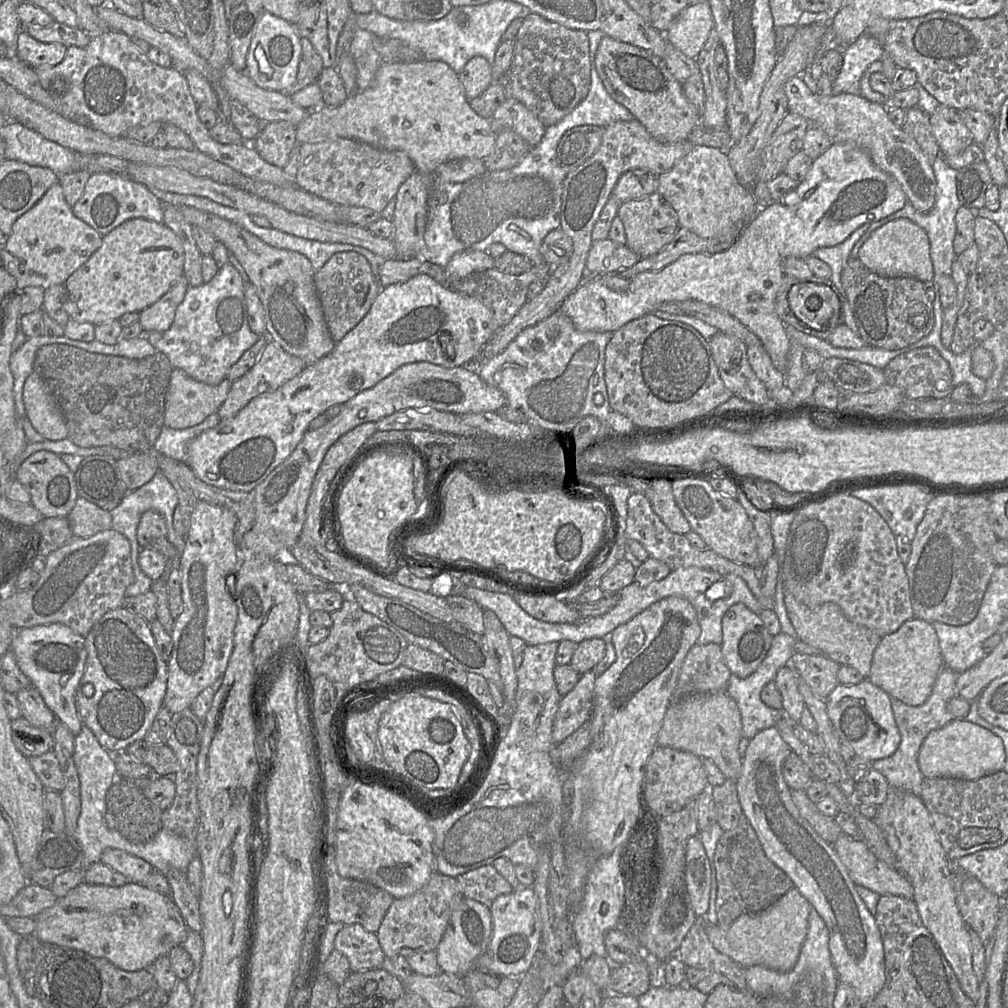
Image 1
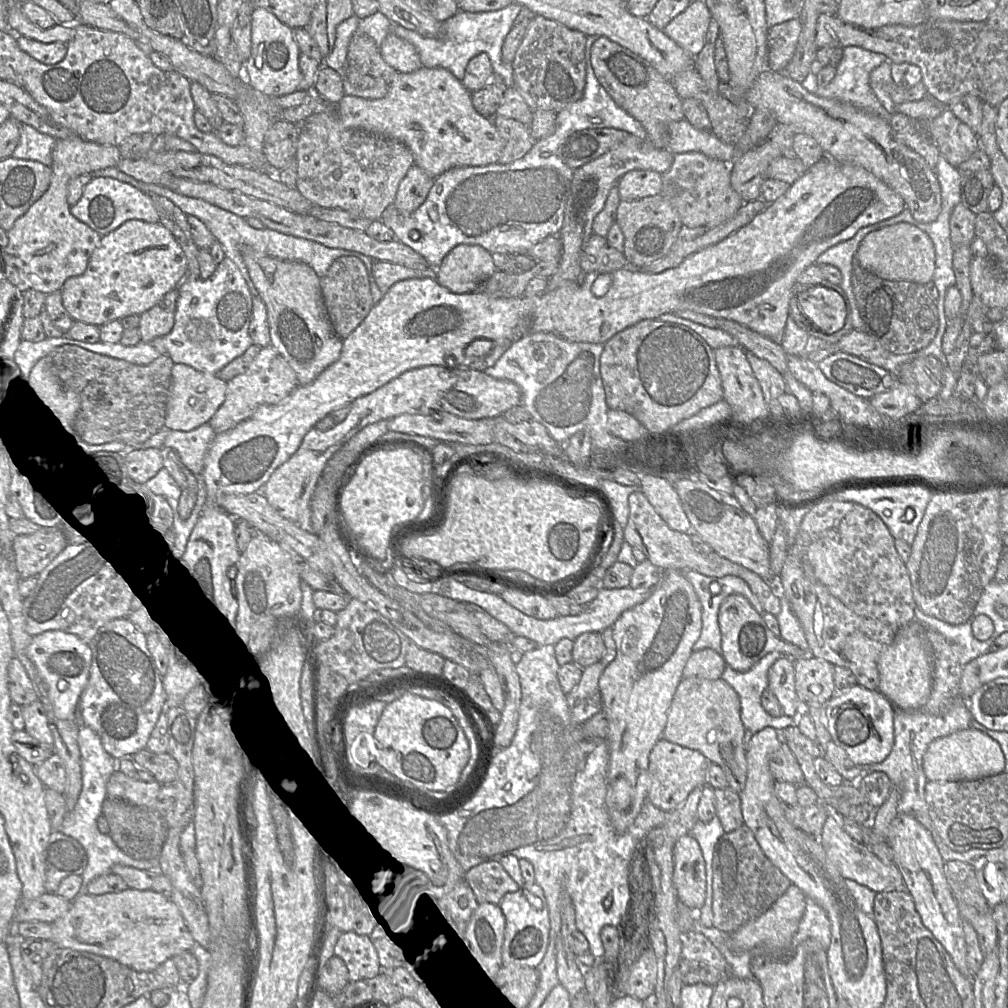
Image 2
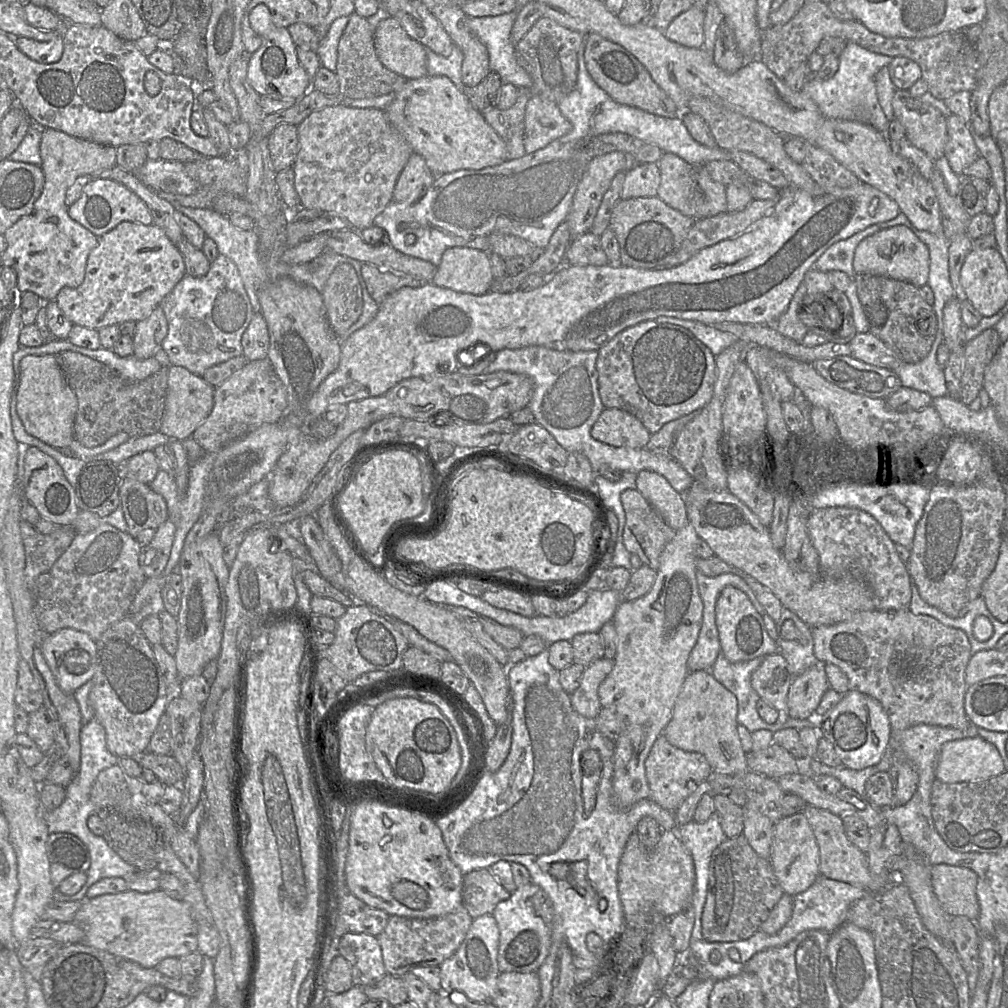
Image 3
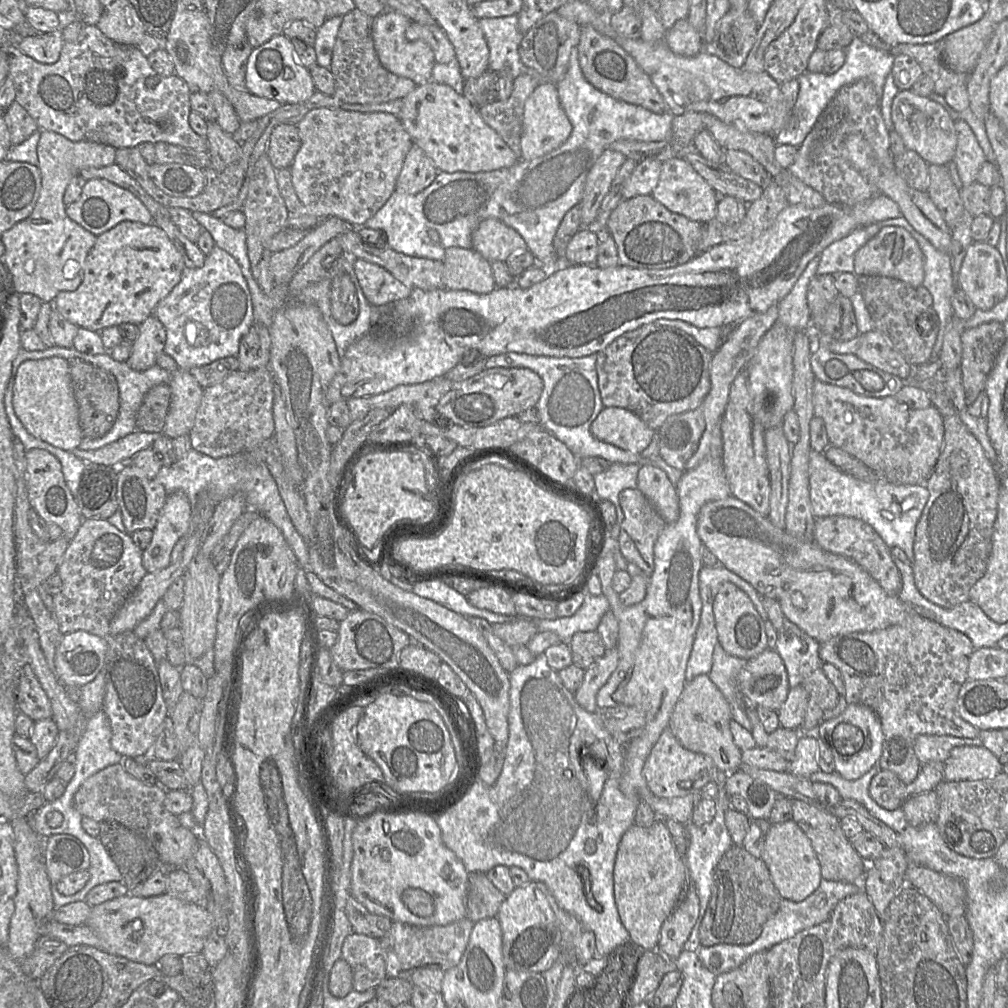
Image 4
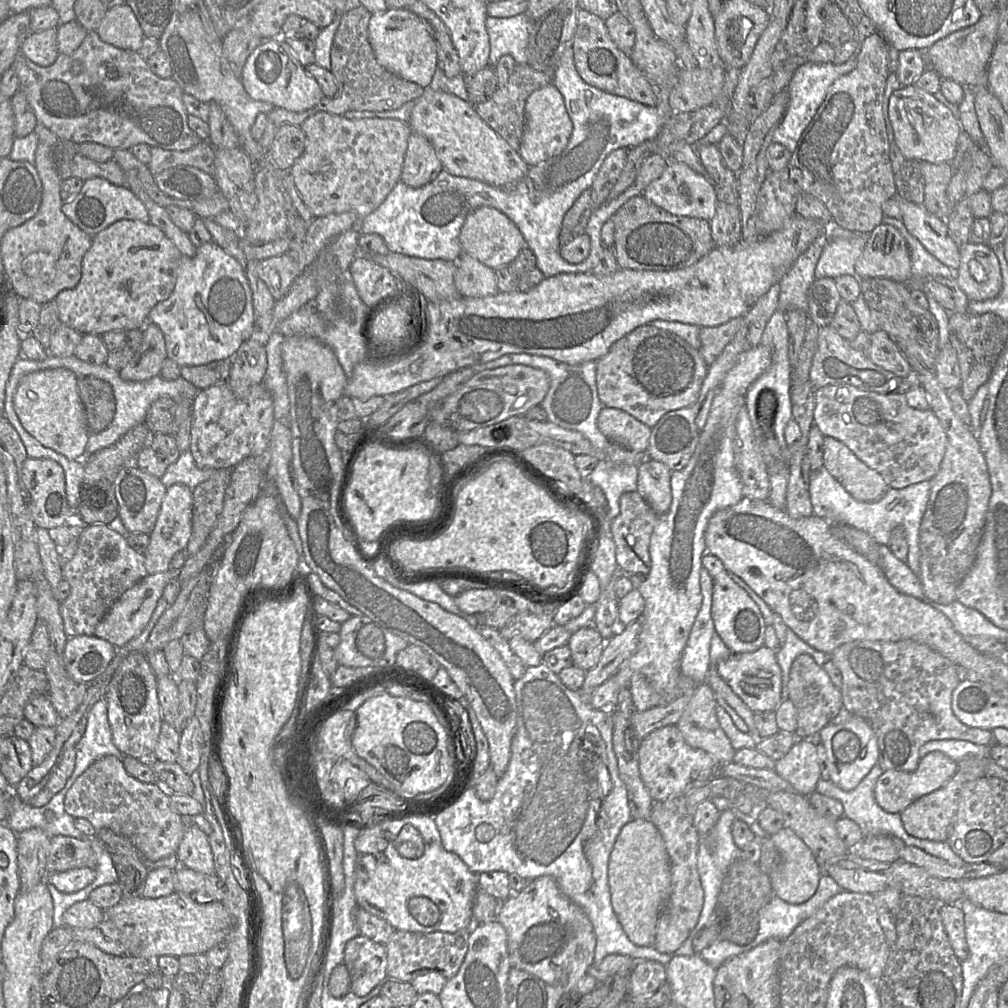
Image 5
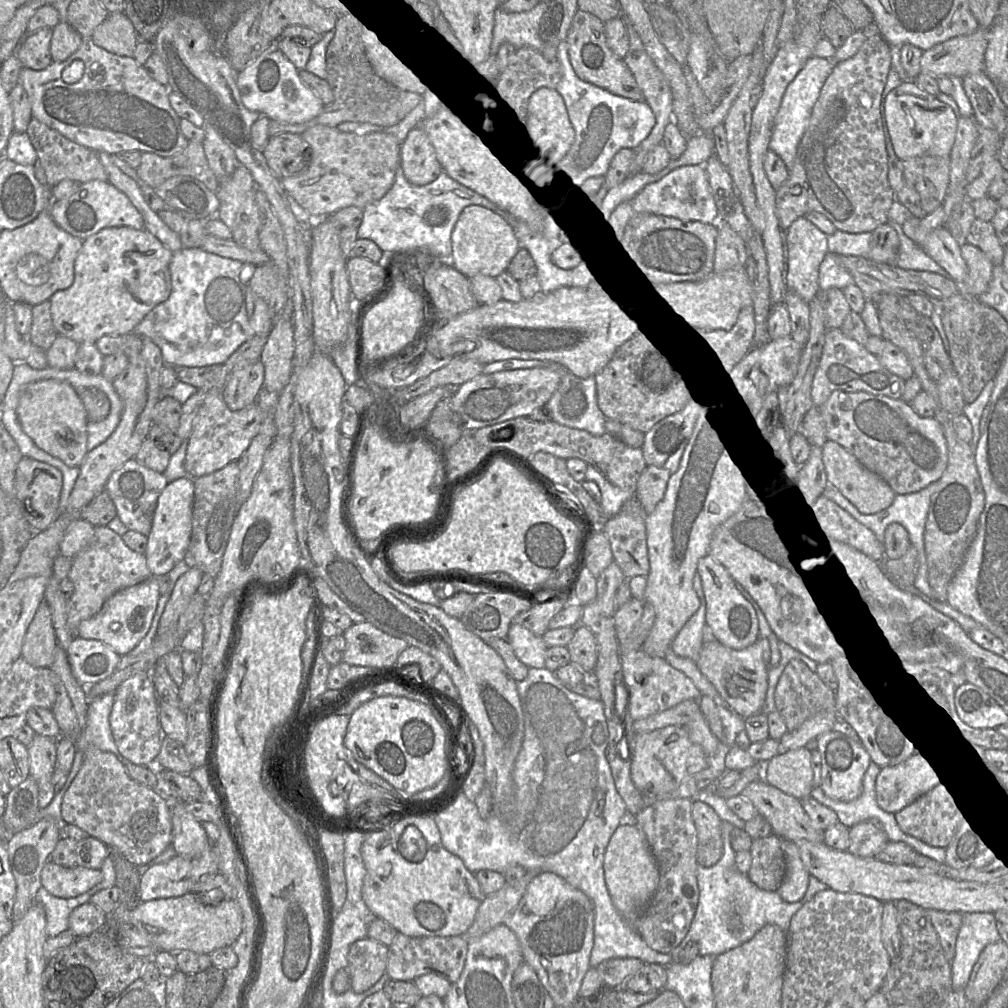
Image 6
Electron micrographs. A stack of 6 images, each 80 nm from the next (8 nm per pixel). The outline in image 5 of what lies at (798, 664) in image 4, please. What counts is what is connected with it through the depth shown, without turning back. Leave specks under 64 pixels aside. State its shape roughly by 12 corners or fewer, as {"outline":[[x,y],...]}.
{"outline":[[787,627],[776,653],[787,698],[791,665],[802,654],[821,667],[829,655],[814,649]]}

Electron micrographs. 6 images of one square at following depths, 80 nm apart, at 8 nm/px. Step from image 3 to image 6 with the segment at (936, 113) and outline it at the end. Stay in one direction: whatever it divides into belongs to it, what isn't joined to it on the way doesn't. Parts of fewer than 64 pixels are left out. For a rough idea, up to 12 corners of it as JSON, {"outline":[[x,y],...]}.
{"outline":[[904,81],[885,113],[900,160],[950,156],[958,120]]}

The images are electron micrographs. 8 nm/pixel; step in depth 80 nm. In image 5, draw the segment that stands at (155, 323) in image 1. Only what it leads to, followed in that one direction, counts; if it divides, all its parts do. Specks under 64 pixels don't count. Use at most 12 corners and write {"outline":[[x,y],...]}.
{"outline":[[142,328],[142,343],[118,373],[126,381],[160,375],[167,358],[163,333]]}

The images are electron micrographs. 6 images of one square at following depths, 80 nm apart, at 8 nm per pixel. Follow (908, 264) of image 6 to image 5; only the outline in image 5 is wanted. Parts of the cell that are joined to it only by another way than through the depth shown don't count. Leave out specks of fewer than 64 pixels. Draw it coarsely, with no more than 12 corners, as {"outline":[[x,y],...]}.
{"outline":[[885,216],[906,240],[912,276],[955,278],[955,271],[930,254],[902,219]]}

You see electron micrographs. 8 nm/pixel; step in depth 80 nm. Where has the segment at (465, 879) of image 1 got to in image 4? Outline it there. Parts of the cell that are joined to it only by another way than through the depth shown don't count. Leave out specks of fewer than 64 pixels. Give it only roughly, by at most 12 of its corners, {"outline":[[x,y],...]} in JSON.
{"outline":[[471,873],[467,917],[497,917],[506,896],[486,873]]}

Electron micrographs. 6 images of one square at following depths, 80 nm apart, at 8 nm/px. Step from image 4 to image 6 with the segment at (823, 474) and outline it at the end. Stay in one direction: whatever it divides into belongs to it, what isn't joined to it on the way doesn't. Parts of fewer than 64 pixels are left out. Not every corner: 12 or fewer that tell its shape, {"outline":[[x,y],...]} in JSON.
{"outline":[[937,481],[896,494],[892,504],[863,514],[833,485],[821,493],[873,532],[901,524],[918,552],[913,586],[932,596],[924,531]]}

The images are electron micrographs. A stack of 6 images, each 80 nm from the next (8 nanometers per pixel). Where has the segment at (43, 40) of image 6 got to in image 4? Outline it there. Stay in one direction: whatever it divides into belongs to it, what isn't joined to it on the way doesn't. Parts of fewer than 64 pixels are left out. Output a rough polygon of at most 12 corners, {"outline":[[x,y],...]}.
{"outline":[[58,28],[21,38],[17,47],[39,63],[54,64],[63,43]]}

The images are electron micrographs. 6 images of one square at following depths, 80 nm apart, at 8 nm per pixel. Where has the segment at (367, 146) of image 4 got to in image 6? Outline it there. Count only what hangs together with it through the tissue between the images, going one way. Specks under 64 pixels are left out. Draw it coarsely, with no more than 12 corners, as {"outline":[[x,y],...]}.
{"outline":[[320,124],[282,184],[315,219],[391,189],[395,136]]}

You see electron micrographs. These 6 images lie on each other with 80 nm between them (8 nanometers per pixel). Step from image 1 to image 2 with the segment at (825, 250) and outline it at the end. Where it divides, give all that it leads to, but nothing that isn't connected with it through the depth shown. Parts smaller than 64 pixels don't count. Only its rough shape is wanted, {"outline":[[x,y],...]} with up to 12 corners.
{"outline":[[872,224],[828,248],[814,263],[840,270],[839,286],[849,300],[852,327],[865,331],[851,284],[854,256]]}

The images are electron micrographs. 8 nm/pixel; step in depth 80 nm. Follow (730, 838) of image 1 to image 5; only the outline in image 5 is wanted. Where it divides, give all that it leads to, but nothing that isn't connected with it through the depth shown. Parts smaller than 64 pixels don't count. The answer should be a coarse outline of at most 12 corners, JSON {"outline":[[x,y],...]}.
{"outline":[[740,855],[695,954],[715,941],[751,942],[773,895],[769,875]]}

